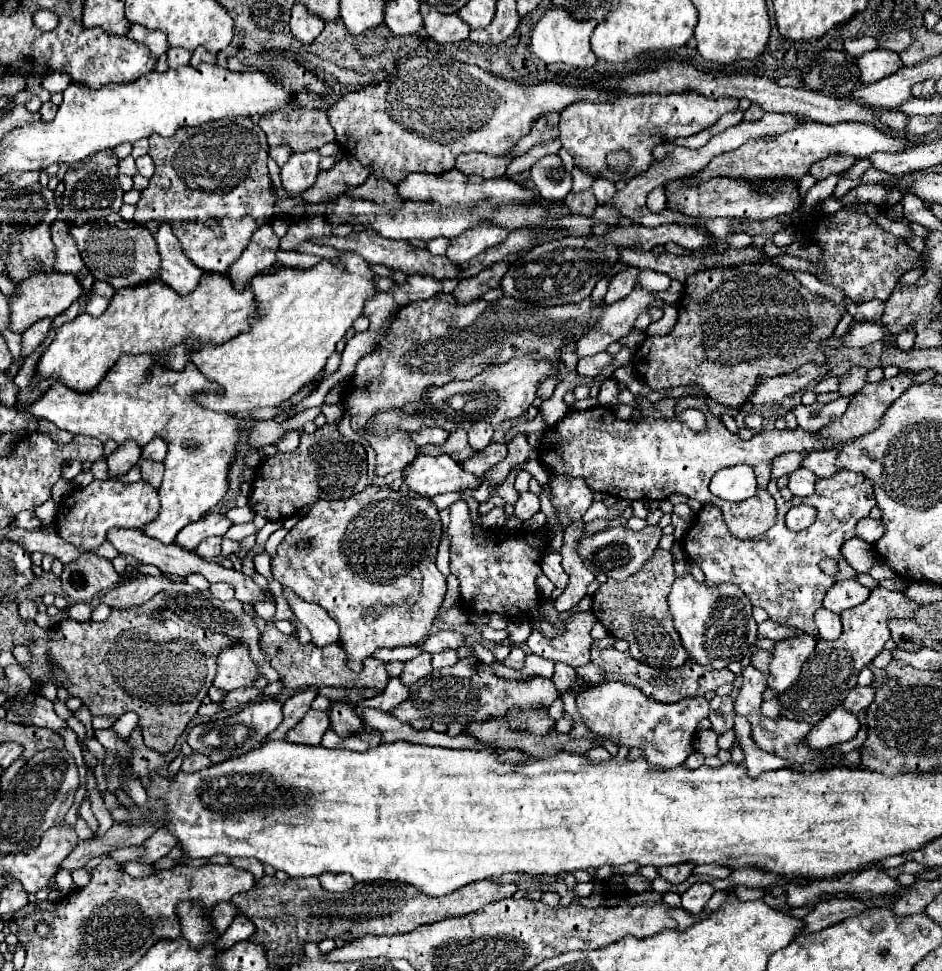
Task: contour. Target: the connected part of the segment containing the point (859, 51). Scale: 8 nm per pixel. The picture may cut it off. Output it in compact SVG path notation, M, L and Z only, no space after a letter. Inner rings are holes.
M858 38L858 40L844 40L844 48L856 58L862 56L866 50L874 50L878 48L878 40L876 38Z

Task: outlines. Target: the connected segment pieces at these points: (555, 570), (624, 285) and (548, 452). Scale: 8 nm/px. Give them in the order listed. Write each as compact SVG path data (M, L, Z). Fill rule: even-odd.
M548 550L546 556L542 558L542 572L558 586L558 588L566 588L568 584L568 576L564 572L564 568L560 566L560 556L558 556L558 550Z
M626 268L622 272L618 272L616 276L612 276L610 280L610 286L608 286L608 292L604 296L604 302L606 304L612 304L612 302L618 302L622 298L626 298L634 286L636 286L636 278L638 278L638 268Z
M686 396L680 398L676 404L676 416L670 420L654 420L654 422L632 422L632 420L616 420L612 408L602 408L602 406L594 406L590 410L582 410L576 414L568 414L564 416L556 426L552 426L552 430L548 430L538 446L540 452L540 460L544 462L544 466L550 472L564 472L566 476L582 476L590 488L594 488L594 492L604 492L616 498L622 498L618 494L644 494L650 498L622 498L622 500L664 500L670 494L684 494L688 498L696 498L702 504L714 504L718 508L722 508L724 512L724 520L730 526L730 532L742 540L746 538L756 538L762 536L768 528L772 528L776 524L776 504L772 500L772 496L766 492L766 484L772 480L772 460L784 452L792 452L792 450L804 450L804 452L812 452L812 450L822 450L824 448L824 434L822 432L808 432L802 428L790 430L768 430L768 432L758 432L752 436L752 440L744 442L742 438L738 438L736 434L732 434L718 416L714 416L708 408L708 404L696 396ZM686 408L698 408L702 412L708 414L708 432L694 432L690 430L684 422L680 422L676 416L682 414ZM736 464L748 464L758 480L758 492L756 496L752 496L750 500L744 502L726 502L718 496L714 496L710 492L710 480L712 476L726 468L726 466L736 466Z

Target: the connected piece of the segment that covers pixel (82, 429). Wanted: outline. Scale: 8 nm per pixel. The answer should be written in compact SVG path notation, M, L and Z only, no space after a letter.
M146 354L122 356L96 390L78 394L56 382L30 406L30 412L36 418L54 422L62 430L92 436L100 442L114 440L124 444L134 440L136 444L148 444L154 438L162 438L168 444L164 480L158 490L162 508L158 518L150 522L144 532L162 544L172 544L186 524L206 516L228 492L228 472L236 458L234 436L240 436L244 428L240 418L212 412L198 404L196 396L200 392L218 392L218 388L214 382L206 380L194 364L188 364L182 372L156 366L148 380L146 372L150 366L152 358Z

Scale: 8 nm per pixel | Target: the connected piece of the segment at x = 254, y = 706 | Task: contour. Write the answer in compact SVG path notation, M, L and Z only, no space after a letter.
M262 700L262 702L250 702L244 712L238 712L234 716L212 720L206 724L196 724L188 730L186 742L190 748L198 754L206 754L212 764L226 762L230 758L242 756L262 744L262 738L270 734L278 724L282 722L282 704L276 700Z

